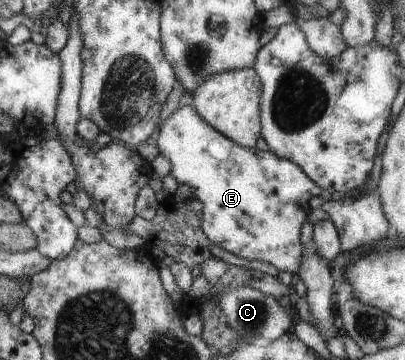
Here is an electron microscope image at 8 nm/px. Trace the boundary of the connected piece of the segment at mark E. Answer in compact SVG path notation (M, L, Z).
M184 101L166 118L158 129L157 143L155 143L155 145L158 149L158 153L170 163L169 173L176 179L177 185L184 185L187 187L187 189L191 191L190 197L193 197L200 202L200 211L202 213L200 229L211 243L215 243L215 245L218 245L221 249L225 249L225 251L229 251L229 253L233 253L233 255L237 255L237 257L259 259L259 261L271 263L278 271L290 271L292 275L296 273L300 266L302 256L302 245L299 237L300 227L306 220L309 211L311 211L307 201L309 201L309 198L312 195L319 193L321 190L319 186L316 186L315 183L301 171L299 166L296 166L292 161L277 157L269 151L258 150L254 147L247 149L237 145L234 141L228 140L227 137L221 135L218 131L215 131L215 129L213 129L203 118L200 118L199 114L189 102Z

